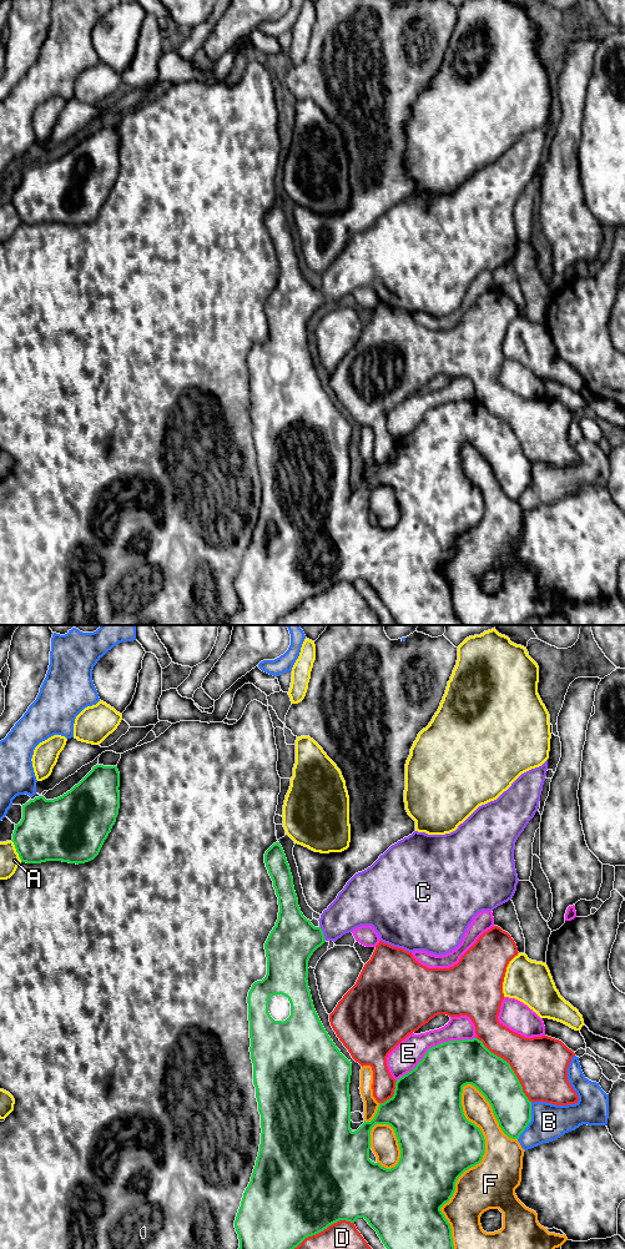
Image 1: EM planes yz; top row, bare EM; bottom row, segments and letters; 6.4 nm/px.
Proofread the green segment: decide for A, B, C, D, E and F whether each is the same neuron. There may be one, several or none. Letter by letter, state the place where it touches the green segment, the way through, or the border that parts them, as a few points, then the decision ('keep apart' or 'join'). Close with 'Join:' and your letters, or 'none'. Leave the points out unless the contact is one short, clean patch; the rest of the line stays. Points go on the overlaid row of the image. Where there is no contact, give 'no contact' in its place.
A: contact yz (16, 851); keep apart
B: contact yz (530, 1119); keep apart
C: contact yz (322, 932); way yz (293, 940), (314, 937), (322, 932), (352, 908); join
D: contact yz (510, 1067); keep apart
E: contact yz (434, 1046); keep apart
F: contact yz (475, 1164); keep apart
Join: C

